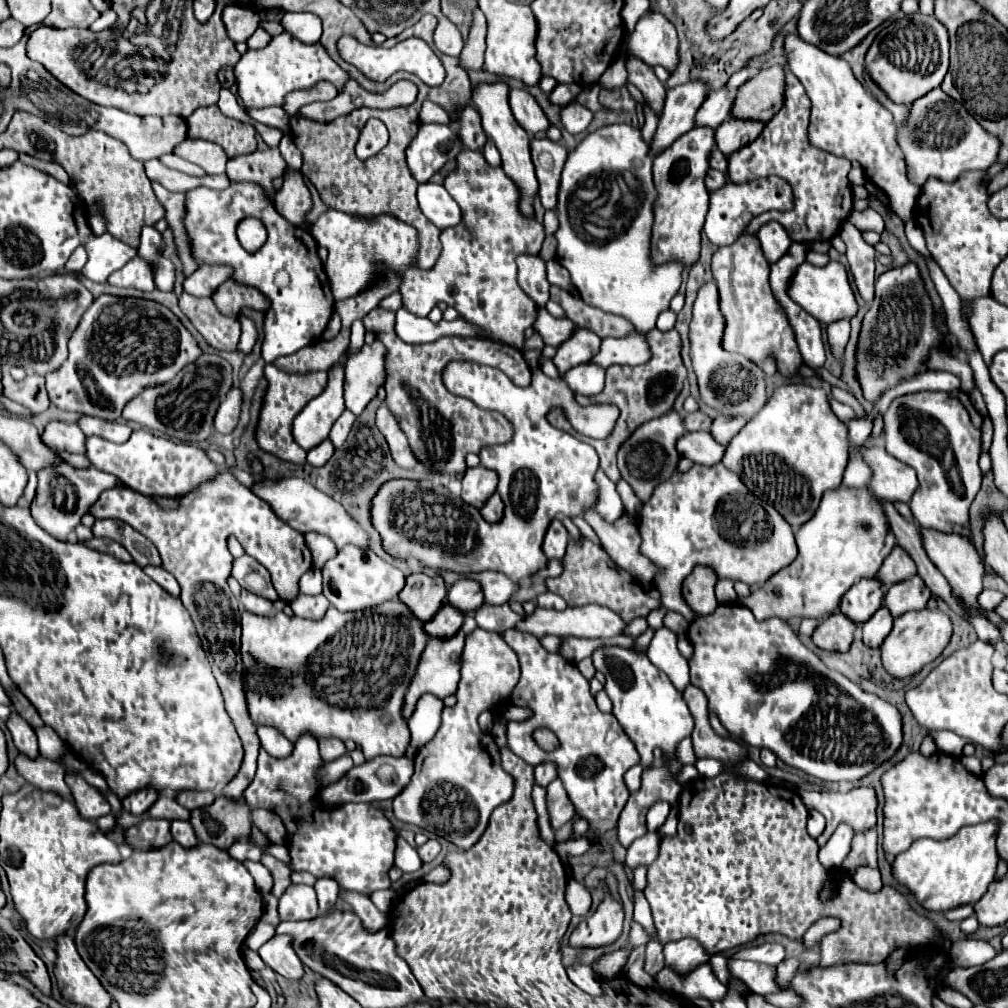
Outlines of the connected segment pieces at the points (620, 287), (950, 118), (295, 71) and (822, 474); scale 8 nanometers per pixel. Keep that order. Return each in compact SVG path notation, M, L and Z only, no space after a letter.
M629 124L599 128L585 136L575 150L569 152L557 198L559 230L555 232L555 240L559 264L569 270L573 284L587 304L627 318L637 332L655 328L657 316L669 308L671 298L677 294L683 272L681 264L663 264L655 268L649 262L649 234L653 224L651 208L657 194L653 190L651 162L653 158L645 154L645 140L641 138L639 128Z
M933 88L909 106L907 120L897 130L897 144L905 154L909 180L923 188L927 178L955 182L963 172L987 170L997 158L997 138L985 134L975 118L941 88Z
M287 32L273 36L271 42L261 50L247 50L235 64L235 78L239 86L239 98L247 108L281 106L285 94L293 90L311 88L319 80L329 80L337 88L341 88L349 80L347 72L335 60L329 58L329 54L319 42L303 44Z
M791 382L779 386L765 404L765 408L761 410L761 414L749 420L743 426L743 430L727 444L721 462L729 470L733 470L755 496L771 502L775 510L791 524L791 528L797 530L815 514L821 494L825 490L839 488L847 460L849 460L847 426L831 412L825 390L807 386L803 382Z

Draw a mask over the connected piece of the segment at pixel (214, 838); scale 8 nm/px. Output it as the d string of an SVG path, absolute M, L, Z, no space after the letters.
M221 796L215 798L209 810L195 810L193 820L189 820L199 842L213 844L227 850L233 842L249 836L251 818L245 804L229 802Z

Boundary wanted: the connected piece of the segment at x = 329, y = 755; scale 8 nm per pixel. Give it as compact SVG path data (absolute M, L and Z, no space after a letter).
M319 738L319 750L321 750L323 760L333 760L347 754L345 744L337 738Z

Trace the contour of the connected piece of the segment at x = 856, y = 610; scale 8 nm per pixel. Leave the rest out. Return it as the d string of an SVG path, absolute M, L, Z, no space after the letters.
M875 578L861 580L841 598L839 610L851 622L863 624L879 610L883 596L885 596L885 592L881 590L881 584Z

